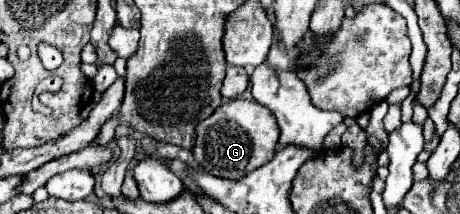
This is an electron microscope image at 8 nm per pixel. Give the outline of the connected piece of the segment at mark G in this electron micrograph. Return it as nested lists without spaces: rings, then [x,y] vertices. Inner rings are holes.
[[[231,99],[215,109],[211,117],[197,125],[197,141],[193,155],[197,163],[211,175],[225,179],[241,179],[257,167],[273,159],[279,141],[277,121],[257,101]]]

